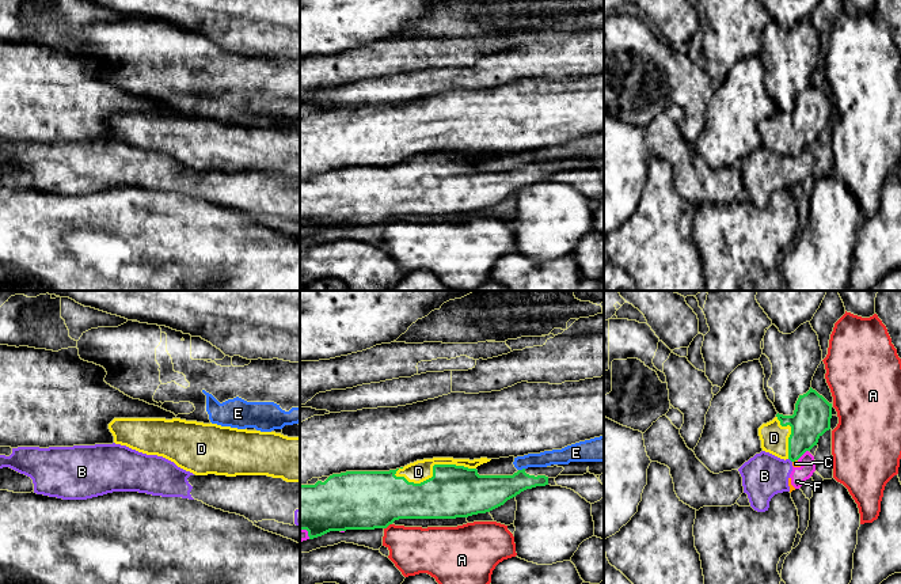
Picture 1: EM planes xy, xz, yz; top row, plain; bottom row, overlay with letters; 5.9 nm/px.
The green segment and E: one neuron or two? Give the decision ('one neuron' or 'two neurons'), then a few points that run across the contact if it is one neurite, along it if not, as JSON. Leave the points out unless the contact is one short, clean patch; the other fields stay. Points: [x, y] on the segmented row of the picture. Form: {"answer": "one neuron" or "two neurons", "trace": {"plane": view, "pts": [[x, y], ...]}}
{"answer": "two neurons", "trace": {"plane": "xz", "pts": [[524, 467], [519, 470]]}}

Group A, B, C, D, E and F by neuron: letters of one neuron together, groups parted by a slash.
A / B C F / D / E

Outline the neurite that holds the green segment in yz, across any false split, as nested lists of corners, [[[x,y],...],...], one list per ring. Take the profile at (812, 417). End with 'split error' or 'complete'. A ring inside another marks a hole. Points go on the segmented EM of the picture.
[[[810,387],[799,395],[792,416],[776,417],[759,428],[761,448],[780,459],[798,460],[830,429],[832,403]]] | split error

